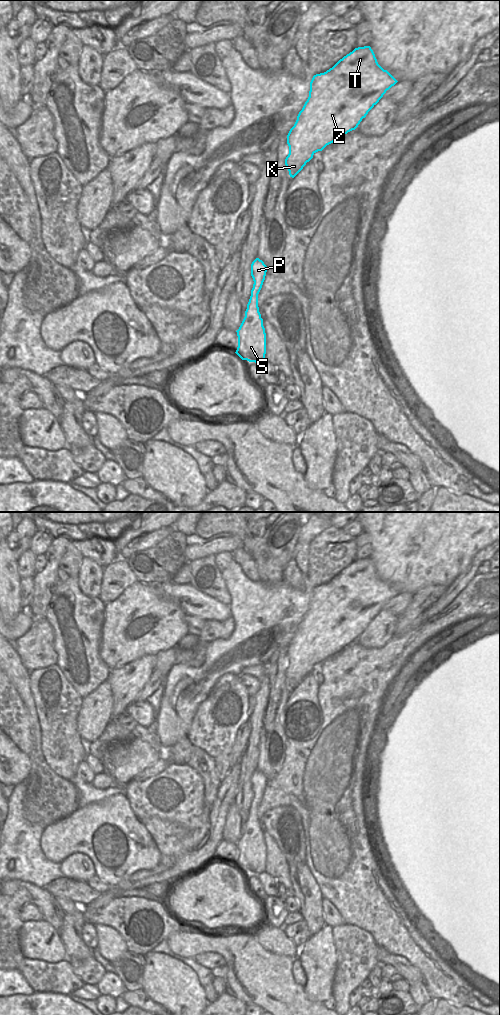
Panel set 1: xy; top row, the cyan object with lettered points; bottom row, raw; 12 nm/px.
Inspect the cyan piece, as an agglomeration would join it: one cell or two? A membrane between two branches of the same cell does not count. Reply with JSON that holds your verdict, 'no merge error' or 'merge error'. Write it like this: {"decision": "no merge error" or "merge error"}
{"decision": "no merge error"}

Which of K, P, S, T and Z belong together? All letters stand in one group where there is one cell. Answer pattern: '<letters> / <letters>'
K P S T Z

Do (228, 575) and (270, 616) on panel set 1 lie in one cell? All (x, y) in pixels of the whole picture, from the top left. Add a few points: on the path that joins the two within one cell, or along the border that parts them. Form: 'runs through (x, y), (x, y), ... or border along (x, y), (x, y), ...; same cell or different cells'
runs through (238, 585), (260, 607); same cell

